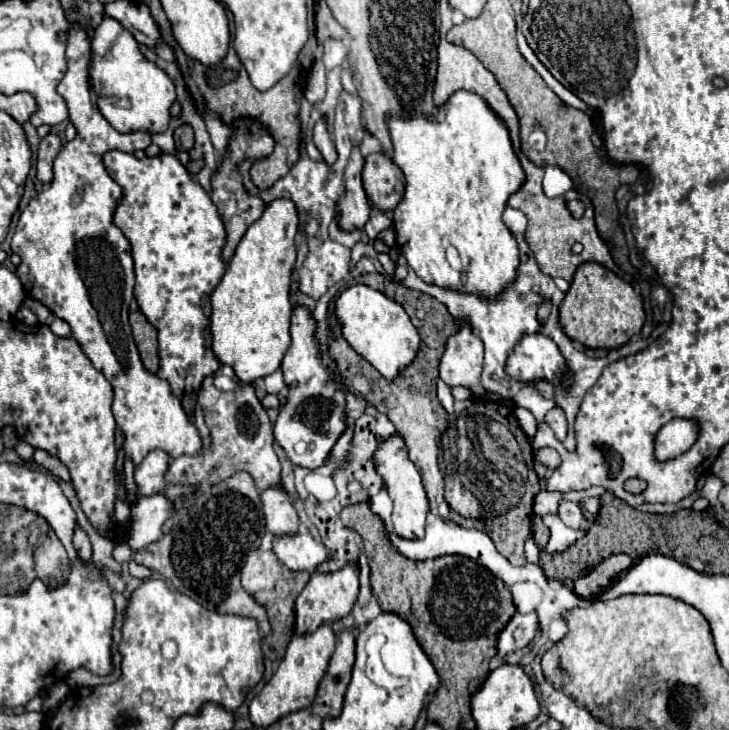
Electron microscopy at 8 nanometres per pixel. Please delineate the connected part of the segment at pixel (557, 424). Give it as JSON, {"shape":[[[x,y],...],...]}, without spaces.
{"shape":[[[552,408],[552,410],[546,414],[546,424],[552,428],[554,436],[556,436],[560,442],[564,442],[568,426],[566,426],[566,416],[565,413],[562,412],[562,408]]]}

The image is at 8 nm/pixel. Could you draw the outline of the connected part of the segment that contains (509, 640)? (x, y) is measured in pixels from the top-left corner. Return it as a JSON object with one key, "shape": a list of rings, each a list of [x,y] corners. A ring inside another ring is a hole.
{"shape":[[[534,612],[532,614],[516,614],[508,622],[508,626],[502,630],[502,634],[498,636],[498,644],[496,644],[498,656],[504,658],[506,654],[526,648],[532,642],[536,630],[538,630],[538,618]]]}

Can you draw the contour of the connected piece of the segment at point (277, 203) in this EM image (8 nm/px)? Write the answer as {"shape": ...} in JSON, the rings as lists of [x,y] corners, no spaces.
{"shape":[[[274,200],[266,206],[260,220],[256,220],[240,240],[234,258],[228,264],[226,274],[220,284],[210,294],[210,332],[212,332],[212,352],[220,364],[234,368],[236,378],[242,384],[252,384],[256,378],[264,378],[280,368],[282,358],[290,346],[290,282],[292,268],[296,262],[294,236],[298,232],[298,212],[292,200]]]}

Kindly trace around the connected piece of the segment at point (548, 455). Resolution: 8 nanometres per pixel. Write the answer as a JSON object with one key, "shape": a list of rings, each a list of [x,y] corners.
{"shape":[[[540,448],[540,452],[536,454],[536,458],[544,464],[544,466],[548,466],[548,468],[558,468],[560,466],[560,456],[556,454],[556,450],[552,450],[552,448]]]}

